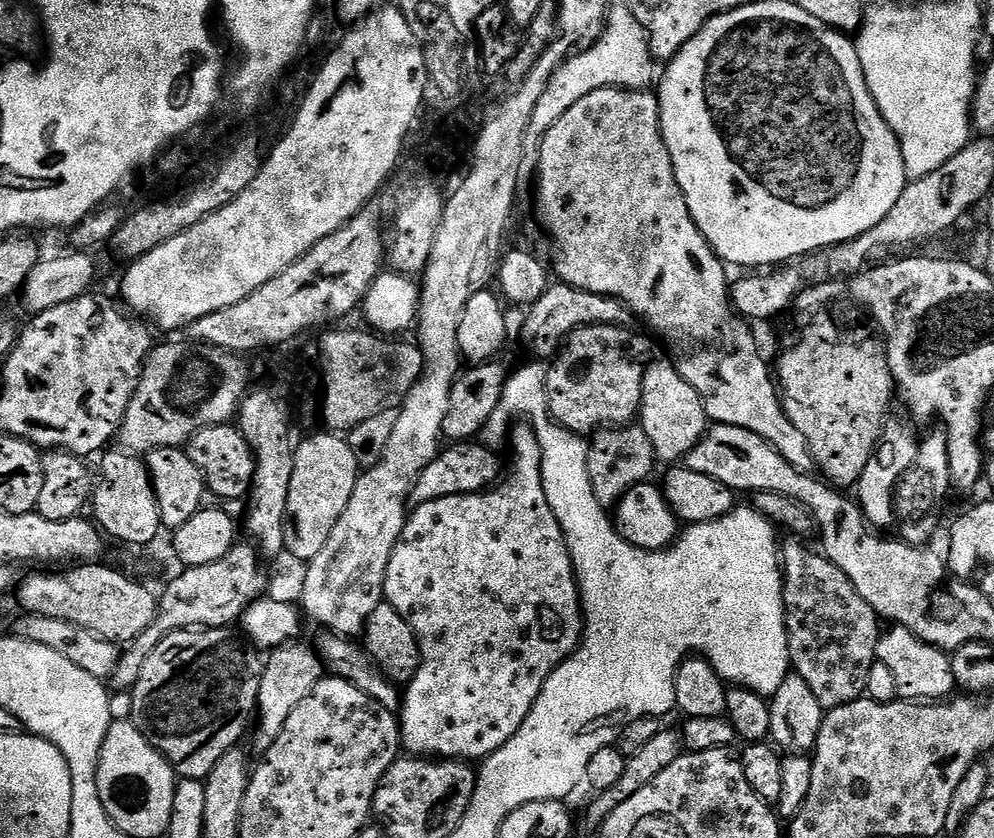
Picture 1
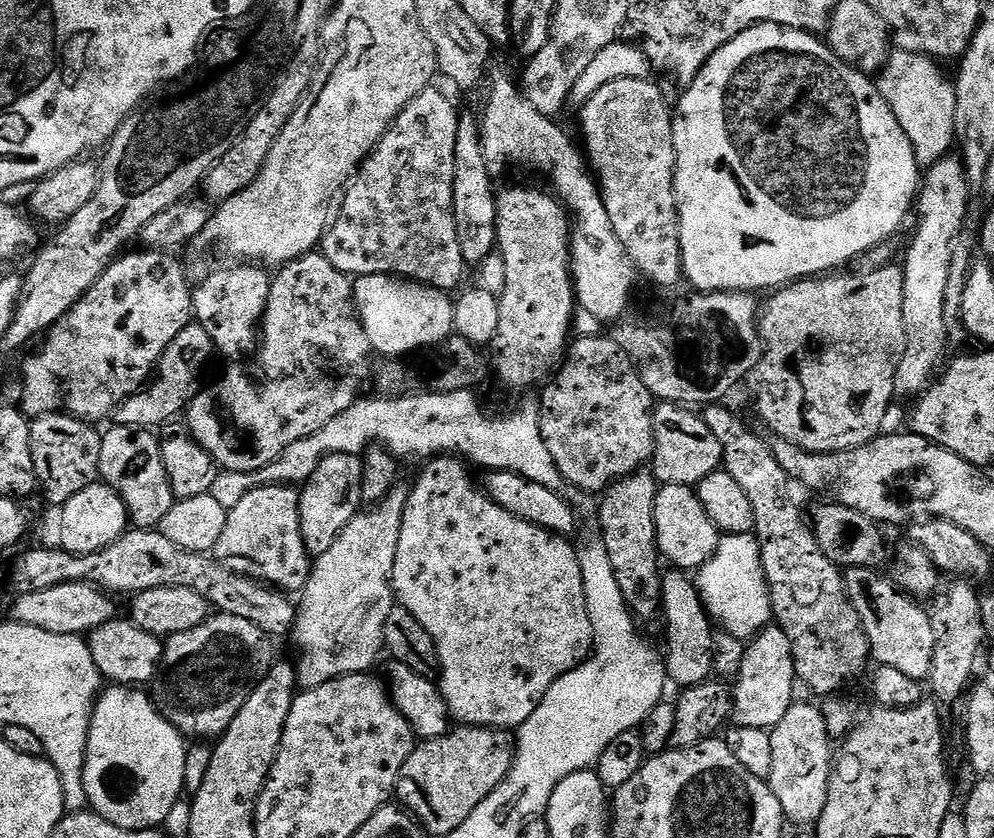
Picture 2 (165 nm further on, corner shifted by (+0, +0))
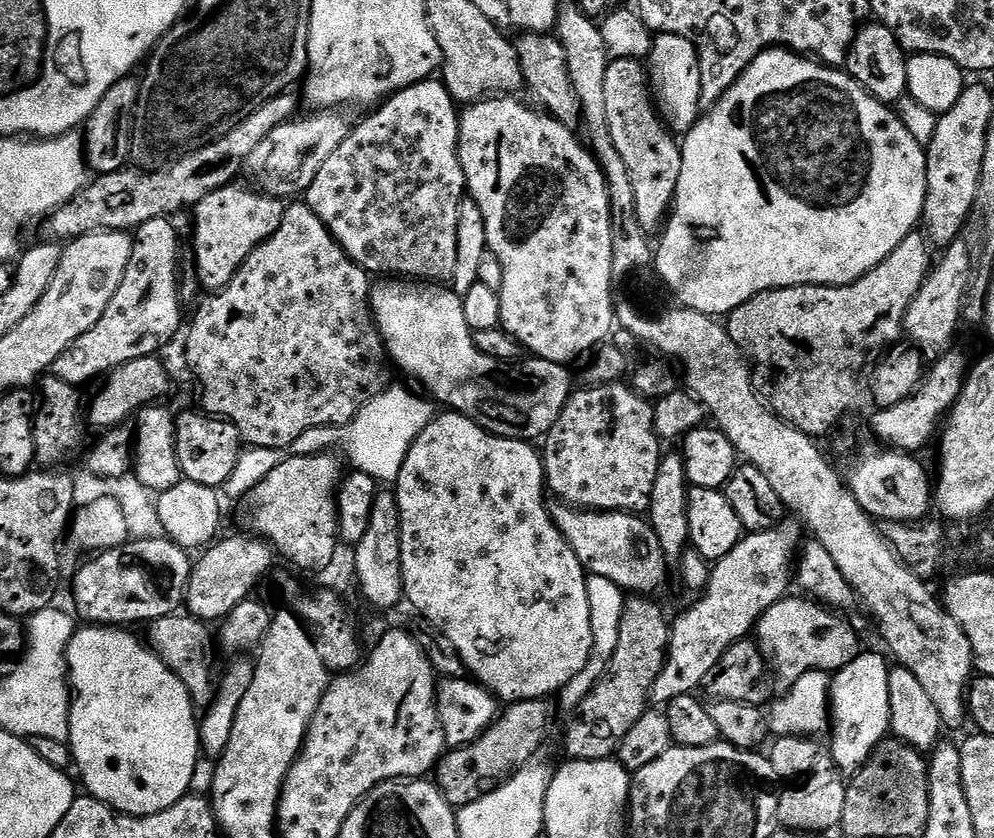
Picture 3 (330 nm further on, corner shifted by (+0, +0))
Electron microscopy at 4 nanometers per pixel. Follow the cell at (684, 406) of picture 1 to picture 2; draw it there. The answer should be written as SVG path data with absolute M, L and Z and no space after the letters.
M657 403L652 414L652 433L656 451L652 453L650 471L659 485L695 486L723 465L722 442L710 434L703 415L691 407Z

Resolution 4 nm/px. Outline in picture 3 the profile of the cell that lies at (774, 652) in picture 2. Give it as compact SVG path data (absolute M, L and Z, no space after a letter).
M812 598L792 599L770 606L754 629L754 639L760 645L760 653L770 661L775 687L777 684L780 690L794 686L807 672L835 674L862 651L855 630L840 617L843 615Z

